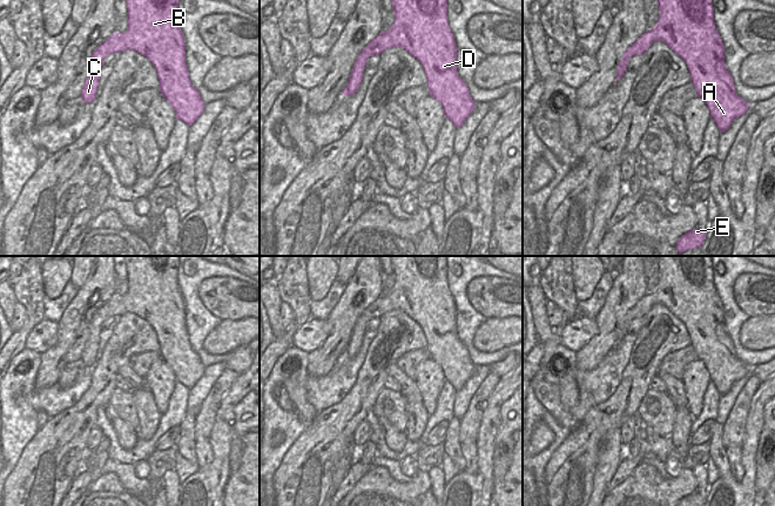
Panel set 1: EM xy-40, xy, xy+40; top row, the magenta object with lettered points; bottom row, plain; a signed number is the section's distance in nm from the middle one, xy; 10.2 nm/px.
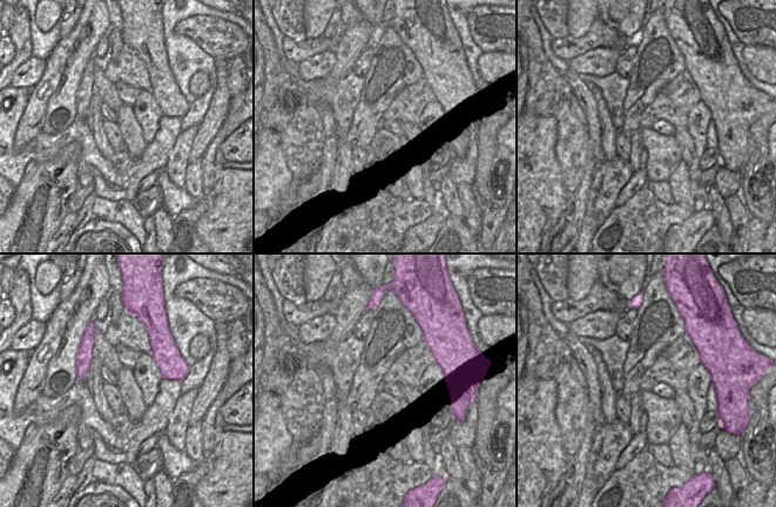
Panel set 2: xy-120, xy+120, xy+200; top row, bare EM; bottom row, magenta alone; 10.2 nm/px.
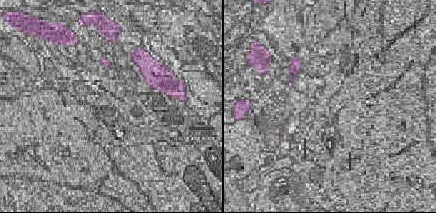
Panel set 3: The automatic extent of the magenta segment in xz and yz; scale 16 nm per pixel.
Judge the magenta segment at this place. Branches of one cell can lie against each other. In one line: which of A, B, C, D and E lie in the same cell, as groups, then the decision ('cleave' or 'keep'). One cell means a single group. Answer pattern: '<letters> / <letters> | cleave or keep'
A B D E / C | cleave

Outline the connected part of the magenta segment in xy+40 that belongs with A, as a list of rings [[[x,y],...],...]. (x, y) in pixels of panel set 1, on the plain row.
[[[655,256],[655,262],[659,270],[658,285],[631,308],[625,317],[642,318],[654,304],[665,305],[686,325],[698,359],[706,365],[720,396],[726,394],[735,382],[748,373],[749,366],[736,357],[734,343],[726,331],[725,310],[714,285],[710,256]]]

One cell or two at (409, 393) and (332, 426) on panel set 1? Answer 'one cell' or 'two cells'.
two cells

